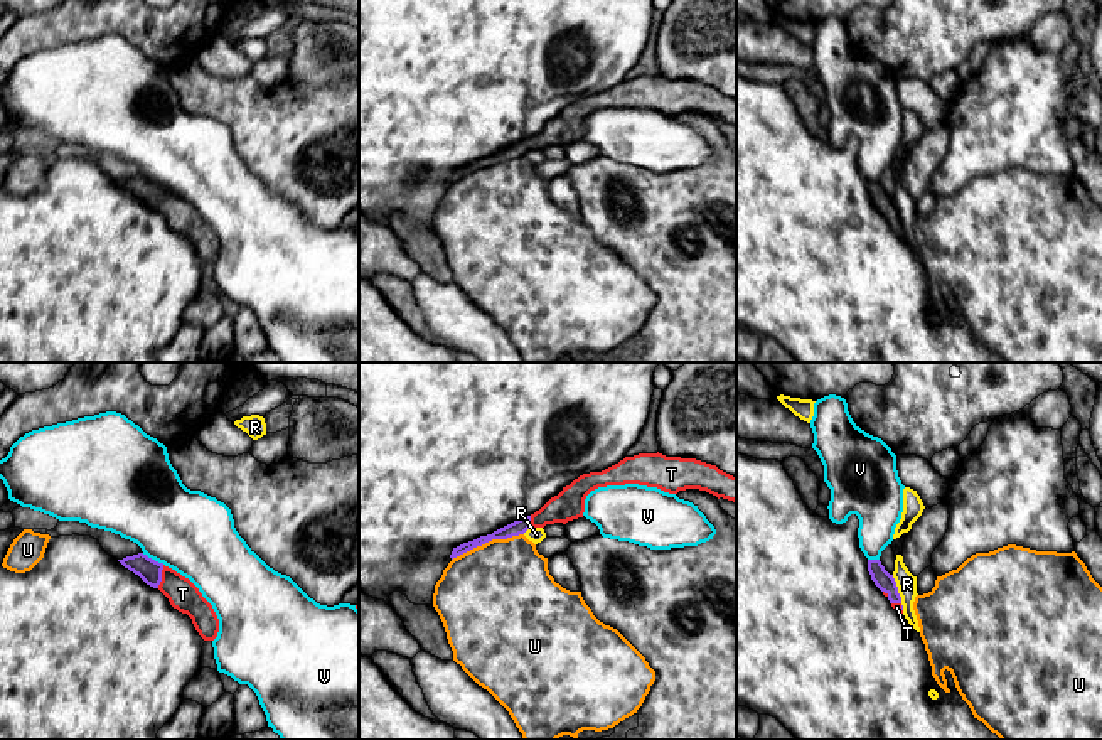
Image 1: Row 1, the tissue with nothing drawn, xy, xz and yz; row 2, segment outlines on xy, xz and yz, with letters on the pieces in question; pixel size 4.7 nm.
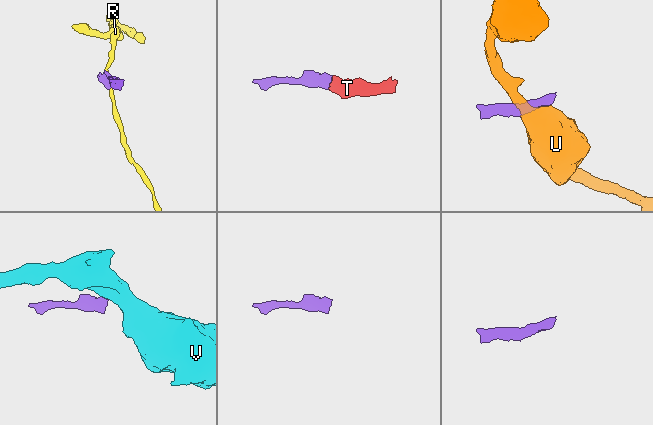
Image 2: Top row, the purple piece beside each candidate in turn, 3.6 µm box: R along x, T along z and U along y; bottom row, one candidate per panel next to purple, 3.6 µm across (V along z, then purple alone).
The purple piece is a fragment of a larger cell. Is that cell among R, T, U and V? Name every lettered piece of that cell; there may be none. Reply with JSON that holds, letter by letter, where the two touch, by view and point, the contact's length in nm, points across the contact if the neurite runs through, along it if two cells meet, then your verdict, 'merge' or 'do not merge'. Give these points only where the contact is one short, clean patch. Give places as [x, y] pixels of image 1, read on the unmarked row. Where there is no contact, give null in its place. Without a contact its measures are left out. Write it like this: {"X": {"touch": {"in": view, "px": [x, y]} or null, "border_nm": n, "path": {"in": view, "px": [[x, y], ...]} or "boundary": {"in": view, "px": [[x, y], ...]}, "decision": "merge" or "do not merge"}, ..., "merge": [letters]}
{"R": {"touch": {"in": "yz", "px": [897, 214]}, "border_nm": 180, "boundary": {"in": "yz", "px": [[892, 198], [904, 231]]}, "decision": "do not merge"}, "T": {"touch": {"in": "xy", "px": [160, 199]}, "border_nm": 120, "path": {"in": "xy", "px": [[149, 193], [160, 199], [182, 216]]}, "decision": "merge"}, "U": {"touch": {"in": "xz", "px": [487, 164]}, "border_nm": 360, "decision": "do not merge"}, "V": {"touch": {"in": "xy", "px": [154, 182]}, "border_nm": 120, "boundary": {"in": "xy", "px": [[142, 176], [164, 186]]}, "decision": "do not merge"}, "merge": ["T"]}

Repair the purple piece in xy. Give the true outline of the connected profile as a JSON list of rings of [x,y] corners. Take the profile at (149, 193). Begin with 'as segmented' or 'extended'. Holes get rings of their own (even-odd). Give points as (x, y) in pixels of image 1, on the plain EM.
extended | [[[143,175],[118,184],[138,197],[147,207],[158,211],[174,231],[187,236],[204,263],[214,263],[217,260],[219,241],[212,228],[189,201]]]

